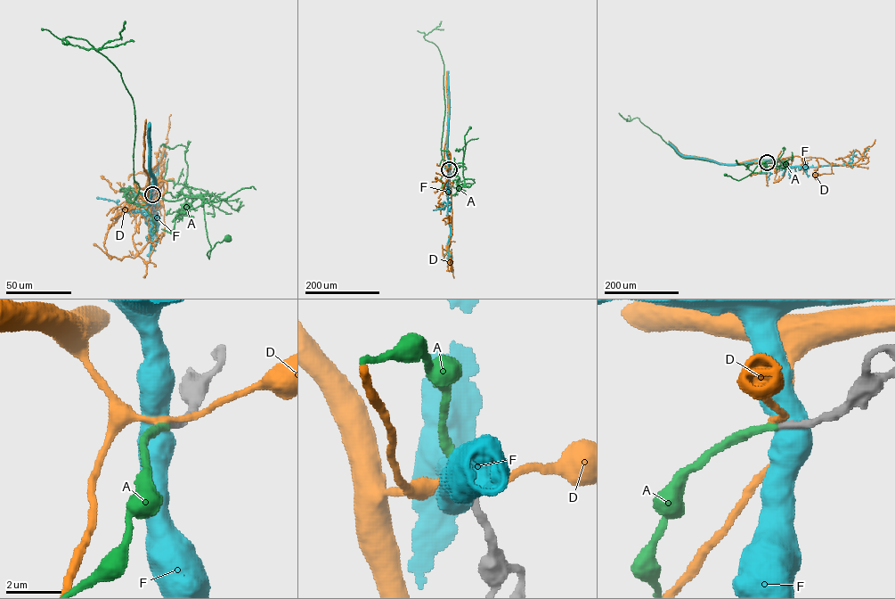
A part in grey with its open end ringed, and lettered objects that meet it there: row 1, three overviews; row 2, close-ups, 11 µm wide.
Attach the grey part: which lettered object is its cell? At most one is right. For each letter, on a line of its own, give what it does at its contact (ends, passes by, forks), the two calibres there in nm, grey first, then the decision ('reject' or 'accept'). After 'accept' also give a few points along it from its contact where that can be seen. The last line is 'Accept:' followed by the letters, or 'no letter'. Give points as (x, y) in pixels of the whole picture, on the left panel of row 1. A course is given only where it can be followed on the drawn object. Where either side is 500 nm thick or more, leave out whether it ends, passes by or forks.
A: it ends there; 260 nm thick on the grey side, 300 nm on the other; accept; it runs (152, 194), (146, 203), (134, 204), (119, 190), (166, 200), (200, 199), (208, 258), (215, 243), (228, 238)
D: it passes by; 280 nm thick on the grey side, 240 nm on the other; reject
F: 320 nm thick on the grey side, 800 nm on the other; reject
Accept: A

